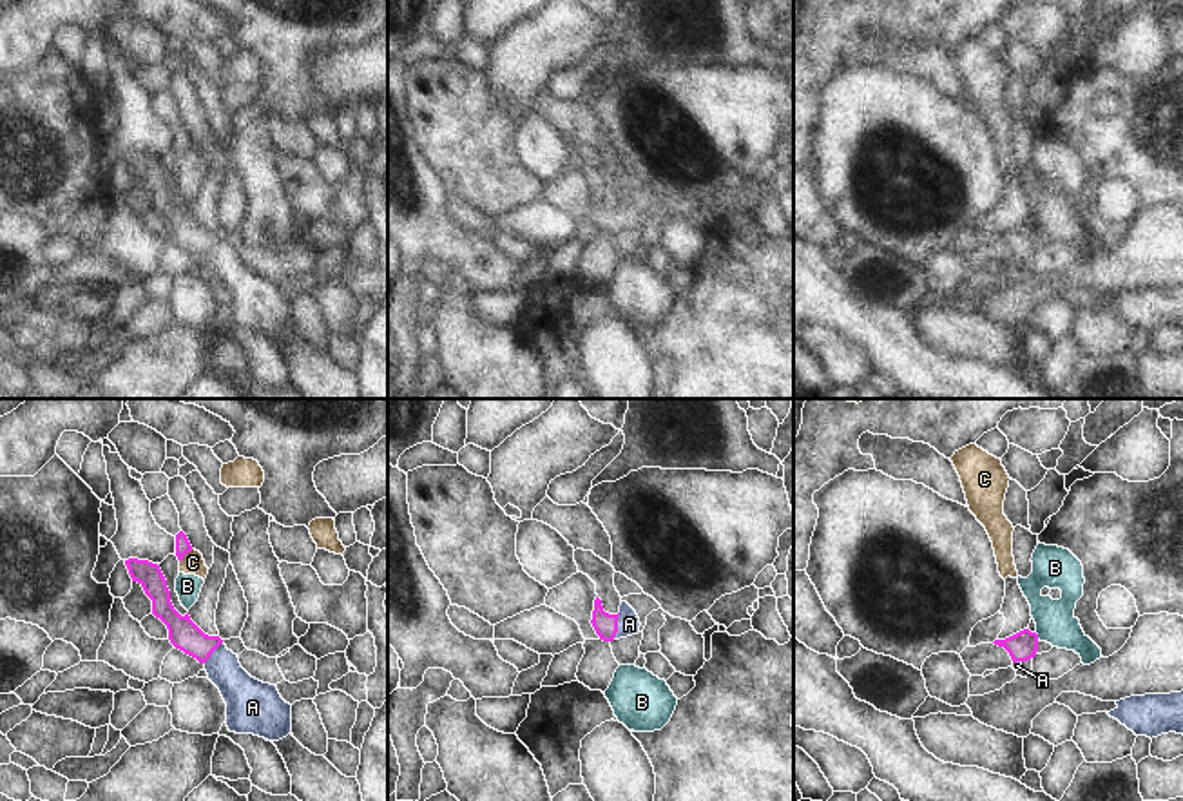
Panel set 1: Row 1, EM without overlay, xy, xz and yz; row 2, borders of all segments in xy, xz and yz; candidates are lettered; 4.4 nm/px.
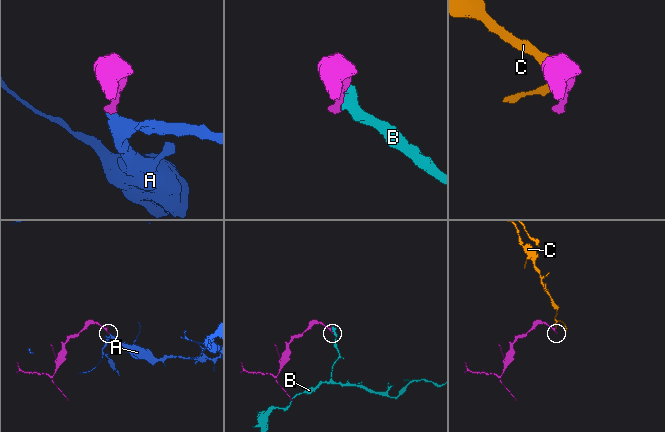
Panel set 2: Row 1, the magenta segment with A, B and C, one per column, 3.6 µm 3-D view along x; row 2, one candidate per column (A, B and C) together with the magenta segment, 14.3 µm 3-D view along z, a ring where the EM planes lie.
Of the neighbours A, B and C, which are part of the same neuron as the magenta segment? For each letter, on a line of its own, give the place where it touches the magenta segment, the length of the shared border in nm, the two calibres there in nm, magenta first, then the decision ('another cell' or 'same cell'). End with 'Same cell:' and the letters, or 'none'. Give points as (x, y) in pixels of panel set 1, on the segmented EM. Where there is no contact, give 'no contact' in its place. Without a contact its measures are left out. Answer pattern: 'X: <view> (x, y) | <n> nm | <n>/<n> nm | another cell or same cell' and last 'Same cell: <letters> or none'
A: xz (616, 626) | 120 nm | 110/100 nm | same cell
B: yz (1037, 636) | 40 nm | 130/180 nm | another cell
C: xy (185, 553) | 90 nm | 70/100 nm | another cell
Same cell: A

